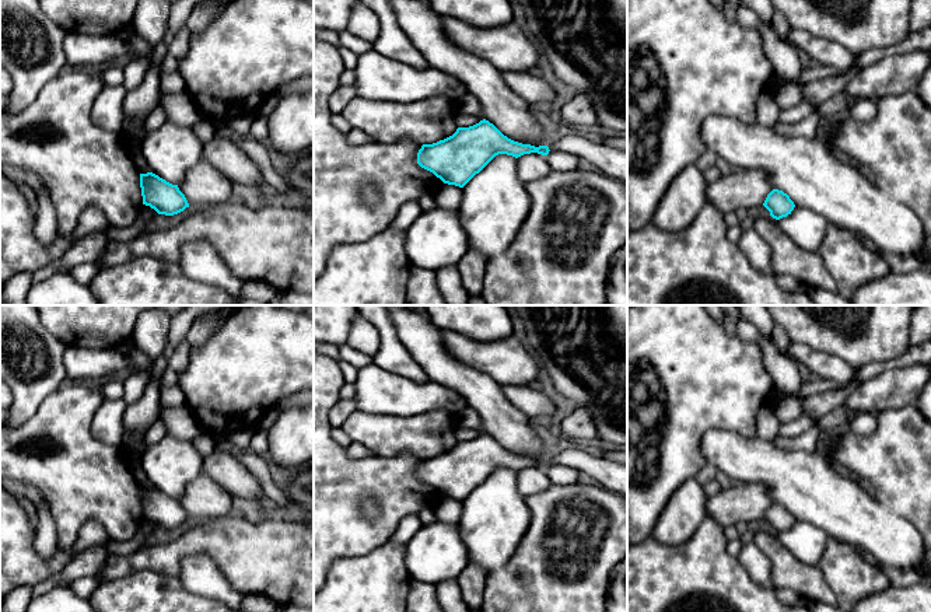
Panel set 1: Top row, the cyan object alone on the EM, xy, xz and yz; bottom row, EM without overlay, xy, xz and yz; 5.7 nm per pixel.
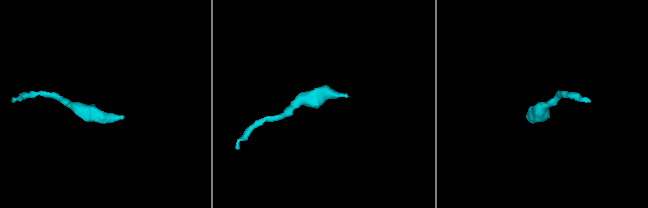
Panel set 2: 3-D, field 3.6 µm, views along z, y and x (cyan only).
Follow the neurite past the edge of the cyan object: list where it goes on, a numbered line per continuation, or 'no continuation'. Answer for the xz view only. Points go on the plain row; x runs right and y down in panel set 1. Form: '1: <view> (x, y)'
1: xz (611, 475)

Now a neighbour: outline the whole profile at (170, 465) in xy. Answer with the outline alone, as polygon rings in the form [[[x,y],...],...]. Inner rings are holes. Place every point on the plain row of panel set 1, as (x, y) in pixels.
[[[174,436],[147,445],[140,461],[150,486],[172,499],[179,499],[188,483],[203,472],[203,457],[193,443]]]

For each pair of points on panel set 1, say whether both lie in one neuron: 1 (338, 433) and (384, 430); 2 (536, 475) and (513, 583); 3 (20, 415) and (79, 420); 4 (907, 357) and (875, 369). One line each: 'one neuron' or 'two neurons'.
1: two neurons
2: two neurons
3: two neurons
4: one neuron

